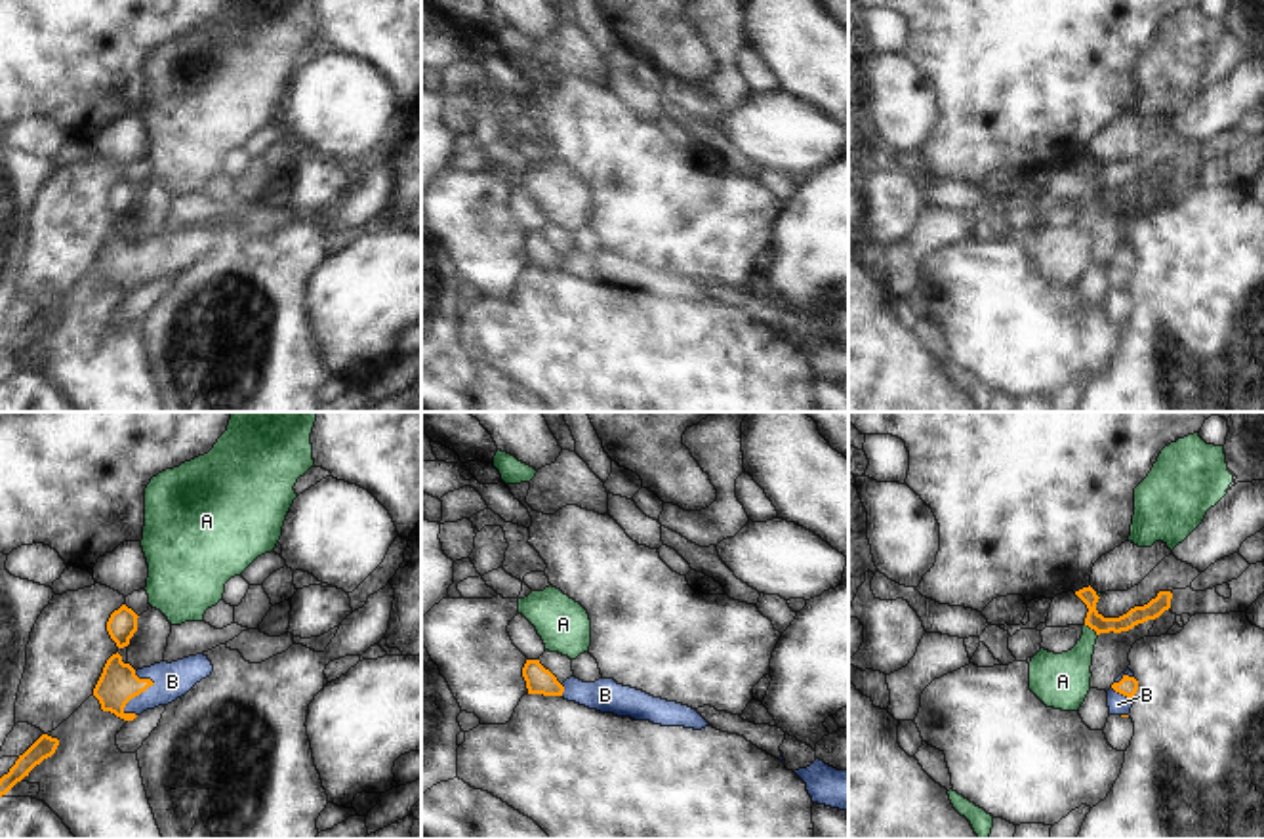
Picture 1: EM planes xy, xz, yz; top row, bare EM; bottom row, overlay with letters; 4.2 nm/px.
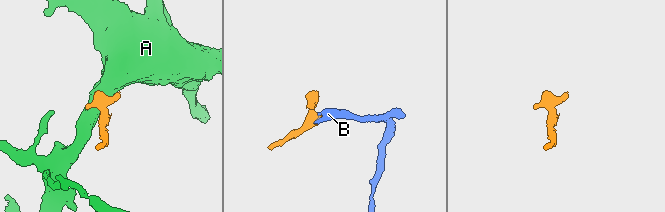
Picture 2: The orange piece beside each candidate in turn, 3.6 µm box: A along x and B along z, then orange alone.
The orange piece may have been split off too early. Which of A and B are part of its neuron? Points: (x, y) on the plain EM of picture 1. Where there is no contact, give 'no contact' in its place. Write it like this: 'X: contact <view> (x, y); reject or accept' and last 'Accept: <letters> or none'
A: contact yz (1093, 201); reject
B: contact xy (138, 267); accept
Accept: B

